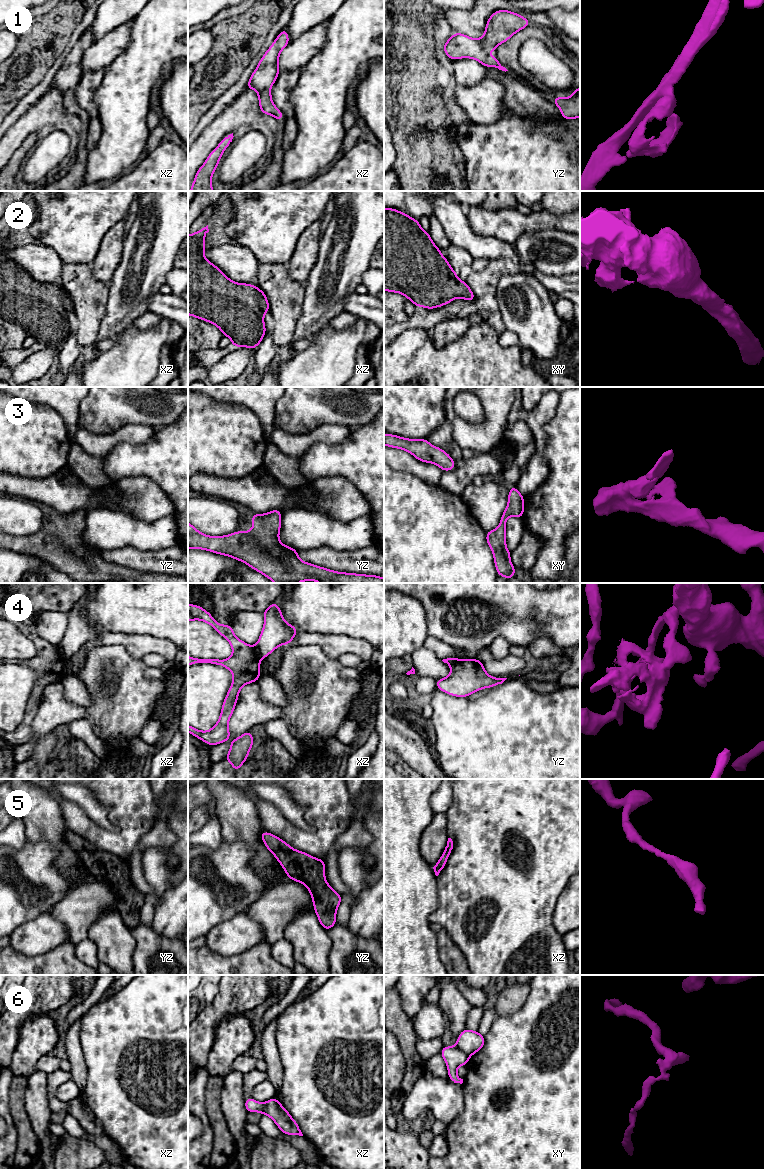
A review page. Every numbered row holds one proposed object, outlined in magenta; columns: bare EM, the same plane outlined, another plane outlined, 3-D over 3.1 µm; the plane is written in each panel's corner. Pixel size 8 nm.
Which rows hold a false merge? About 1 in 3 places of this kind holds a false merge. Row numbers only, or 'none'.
4, 6

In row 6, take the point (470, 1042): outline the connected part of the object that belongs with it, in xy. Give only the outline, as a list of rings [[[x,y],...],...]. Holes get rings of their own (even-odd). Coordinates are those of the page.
[[[466,1028],[459,1034],[456,1047],[471,1056],[480,1051],[484,1044],[484,1036],[481,1033]]]

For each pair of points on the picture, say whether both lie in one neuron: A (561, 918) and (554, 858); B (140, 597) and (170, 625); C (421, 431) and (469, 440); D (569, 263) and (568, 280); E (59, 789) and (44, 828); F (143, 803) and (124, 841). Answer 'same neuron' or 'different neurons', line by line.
A: different neurons
B: same neuron
C: different neurons
D: different neurons
E: different neurons
F: same neuron

